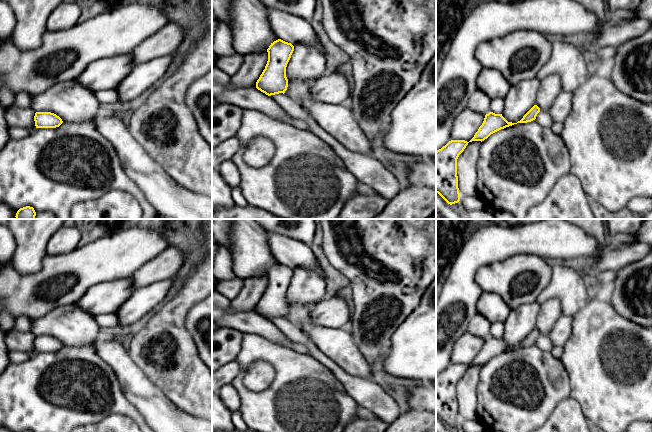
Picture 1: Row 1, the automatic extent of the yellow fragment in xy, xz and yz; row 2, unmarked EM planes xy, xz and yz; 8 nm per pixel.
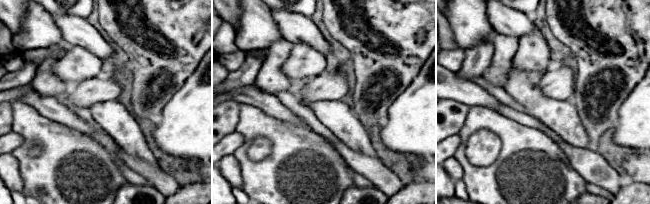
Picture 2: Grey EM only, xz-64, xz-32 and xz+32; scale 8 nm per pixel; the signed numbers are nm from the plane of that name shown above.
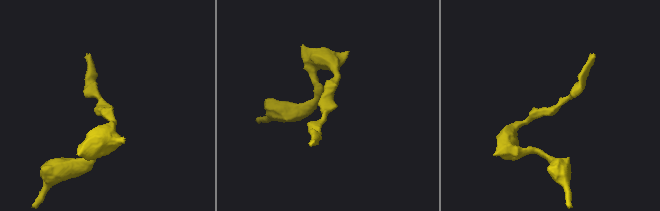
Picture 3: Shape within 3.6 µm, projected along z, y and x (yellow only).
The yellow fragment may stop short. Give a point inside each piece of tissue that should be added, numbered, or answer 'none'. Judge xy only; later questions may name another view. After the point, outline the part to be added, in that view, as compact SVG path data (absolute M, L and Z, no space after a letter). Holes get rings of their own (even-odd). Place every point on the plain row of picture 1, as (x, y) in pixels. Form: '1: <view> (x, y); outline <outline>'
none

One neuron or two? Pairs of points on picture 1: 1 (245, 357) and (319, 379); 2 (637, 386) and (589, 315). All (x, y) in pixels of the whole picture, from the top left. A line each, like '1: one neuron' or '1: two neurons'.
1: one neuron
2: one neuron

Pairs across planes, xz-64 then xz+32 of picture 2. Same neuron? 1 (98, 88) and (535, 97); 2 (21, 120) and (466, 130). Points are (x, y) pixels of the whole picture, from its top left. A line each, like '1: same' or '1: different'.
1: different
2: same

